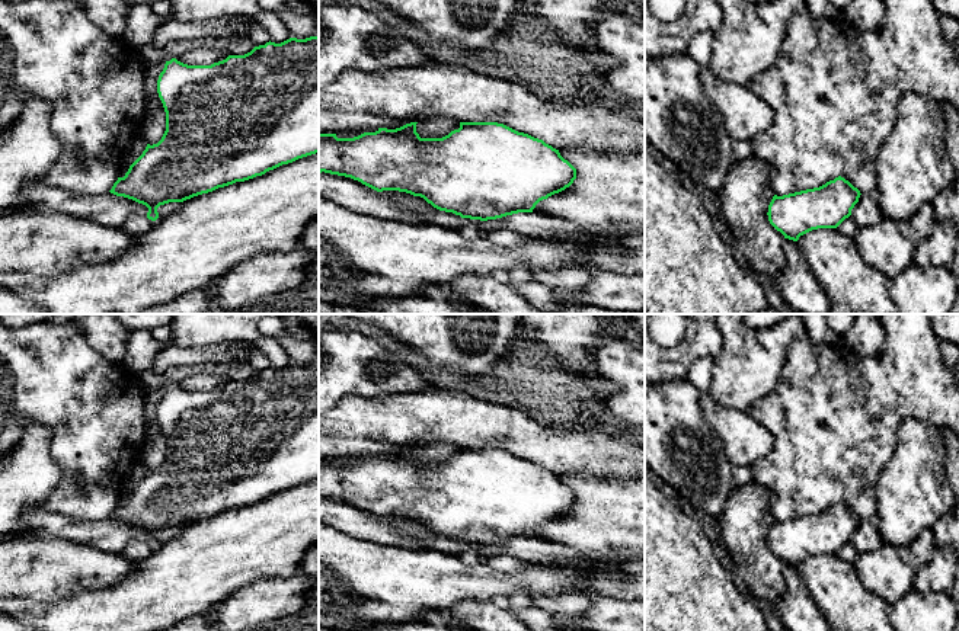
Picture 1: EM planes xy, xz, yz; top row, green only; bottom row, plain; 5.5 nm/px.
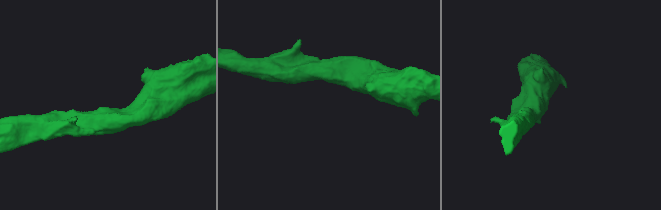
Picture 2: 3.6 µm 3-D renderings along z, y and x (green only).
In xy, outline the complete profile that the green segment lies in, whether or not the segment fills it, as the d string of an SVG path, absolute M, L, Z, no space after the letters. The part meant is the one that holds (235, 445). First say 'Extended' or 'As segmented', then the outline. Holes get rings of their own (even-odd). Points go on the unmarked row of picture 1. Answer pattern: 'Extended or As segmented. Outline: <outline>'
As segmented. Outline: M319 362L306 365L290 363L281 369L269 366L265 371L255 372L244 381L228 381L226 385L211 391L188 391L172 384L170 387L166 387L164 394L159 401L157 419L166 438L166 457L157 470L147 470L143 480L130 491L125 502L118 503L109 516L116 522L124 522L146 531L148 534L147 544L151 547L159 544L157 534L160 531L183 528L218 513L262 502L282 490L319 478Z

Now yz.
As segmented. Outline: M838 502L813 515L783 522L774 521L768 531L768 547L784 564L797 567L818 554L837 554L851 541L860 516Z

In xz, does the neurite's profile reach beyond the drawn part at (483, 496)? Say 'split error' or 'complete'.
complete

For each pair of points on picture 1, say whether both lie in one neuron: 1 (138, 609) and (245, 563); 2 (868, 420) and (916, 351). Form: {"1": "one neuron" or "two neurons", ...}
{"1": "one neuron", "2": "one neuron"}

